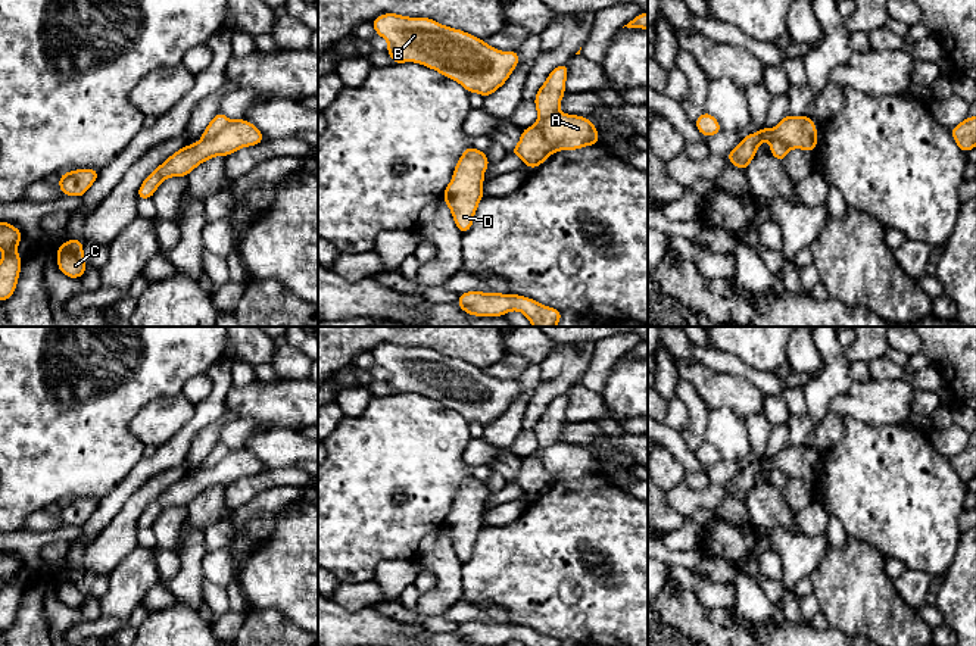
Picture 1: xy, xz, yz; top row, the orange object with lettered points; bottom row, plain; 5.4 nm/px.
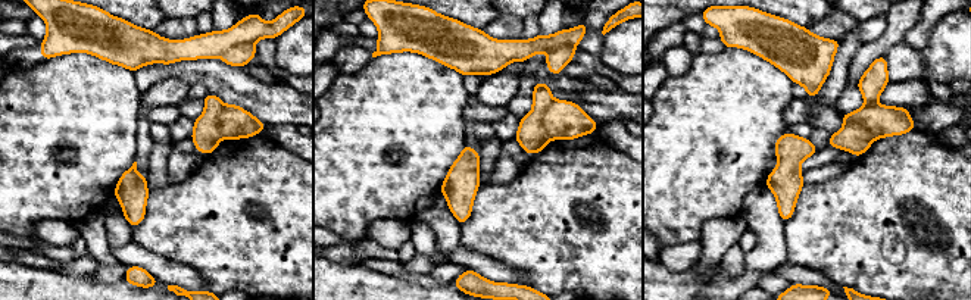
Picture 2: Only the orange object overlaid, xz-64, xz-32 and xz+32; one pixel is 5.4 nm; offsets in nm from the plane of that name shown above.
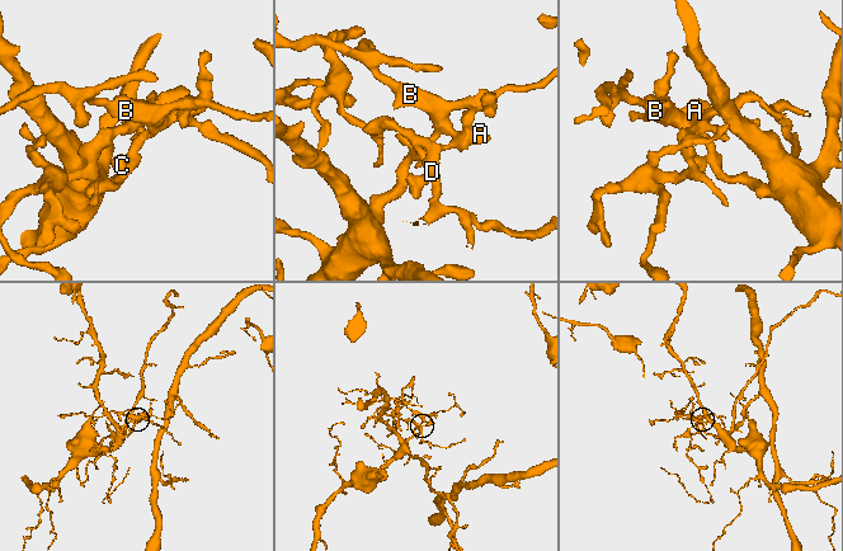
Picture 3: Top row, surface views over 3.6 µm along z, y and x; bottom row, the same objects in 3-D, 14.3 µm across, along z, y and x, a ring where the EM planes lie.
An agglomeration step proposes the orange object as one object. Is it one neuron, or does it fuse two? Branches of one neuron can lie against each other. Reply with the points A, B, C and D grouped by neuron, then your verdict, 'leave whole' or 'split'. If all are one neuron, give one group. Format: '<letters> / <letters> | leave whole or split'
A B C D | leave whole

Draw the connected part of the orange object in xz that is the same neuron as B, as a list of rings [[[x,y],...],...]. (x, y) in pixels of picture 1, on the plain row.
[[[396,343],[377,346],[371,355],[389,371],[386,380],[393,393],[415,391],[431,397],[459,412],[468,422],[480,422],[483,428],[505,413],[518,394],[518,381],[499,381],[468,362],[445,356],[430,347],[408,347]]]

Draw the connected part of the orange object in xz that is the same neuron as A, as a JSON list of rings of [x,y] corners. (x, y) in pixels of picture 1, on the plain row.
[[[568,393],[552,399],[534,428],[537,452],[523,459],[521,468],[509,484],[520,486],[526,496],[534,499],[559,480],[577,480],[598,474],[596,456],[583,446],[567,444],[558,440],[565,422]]]

